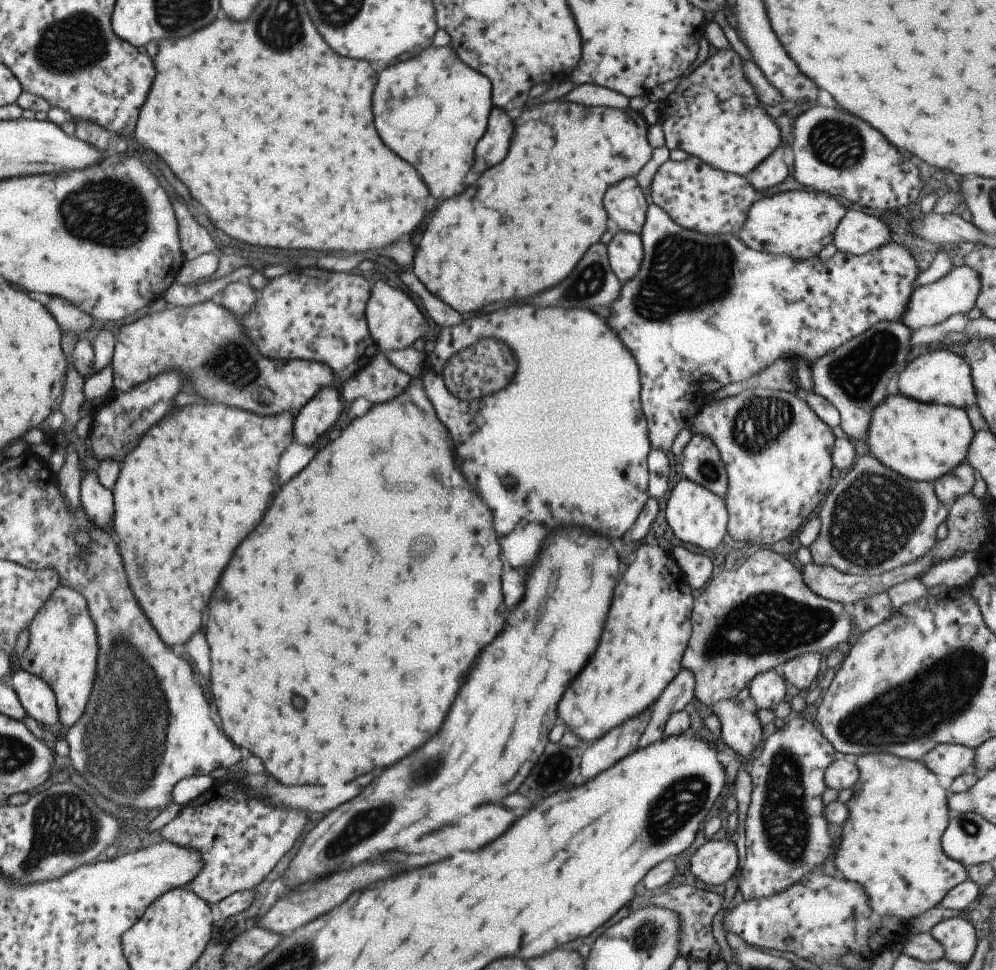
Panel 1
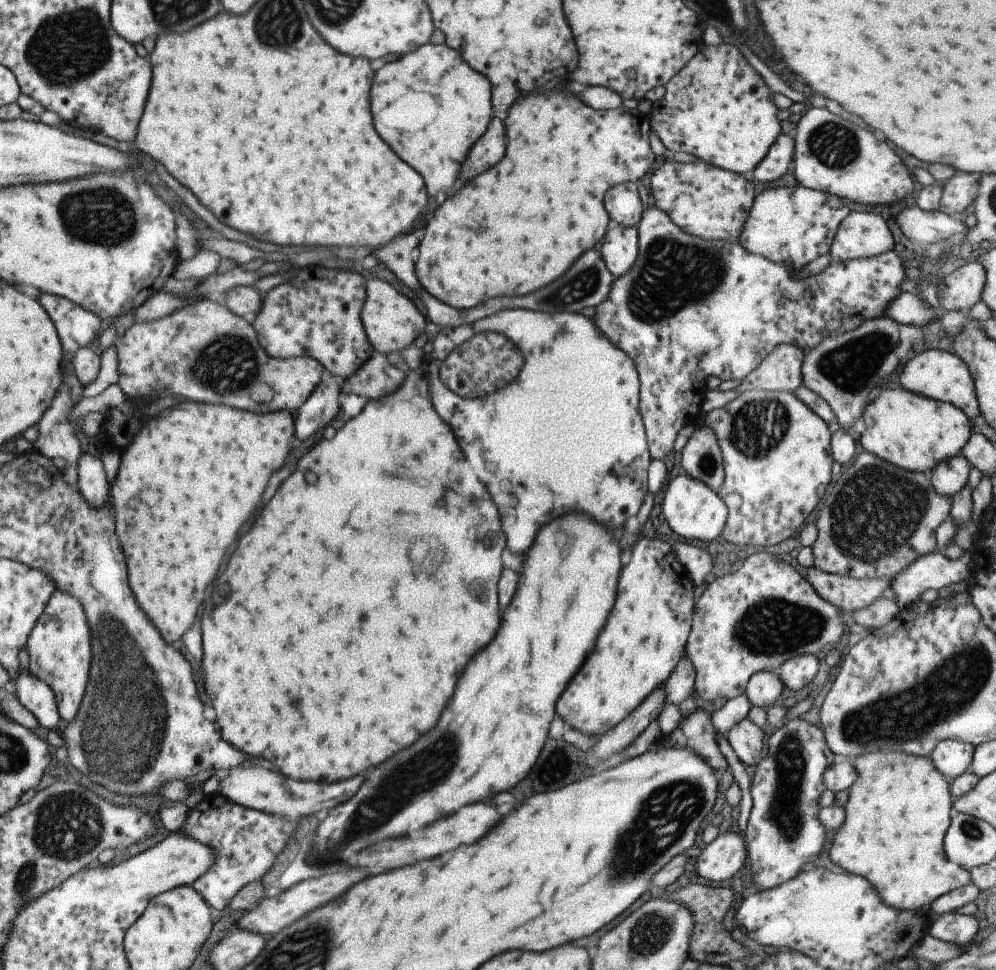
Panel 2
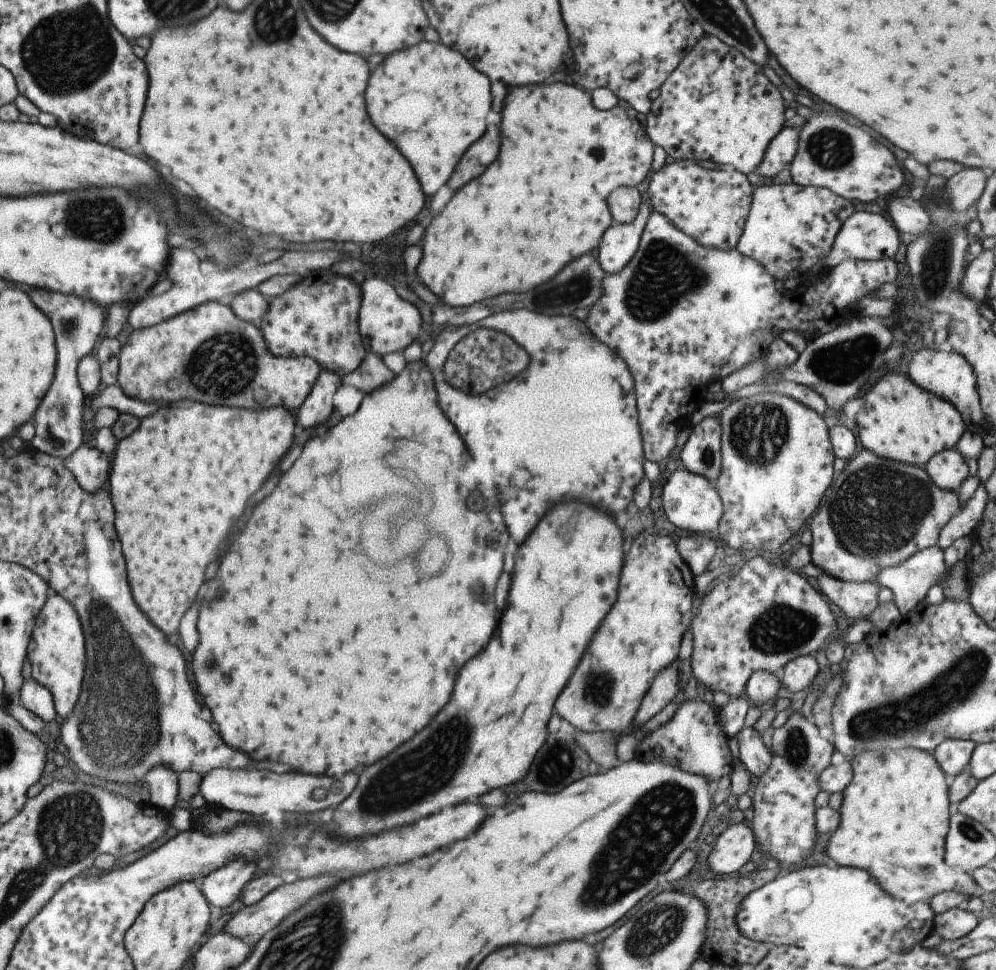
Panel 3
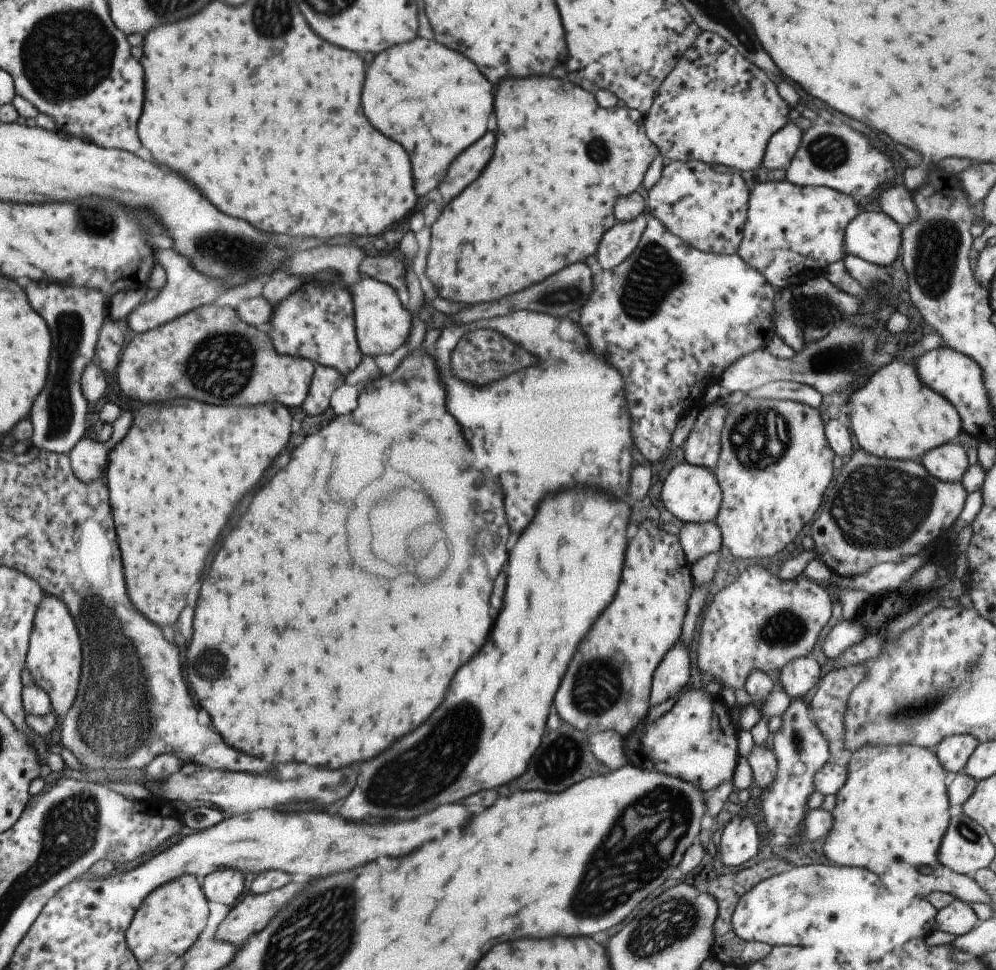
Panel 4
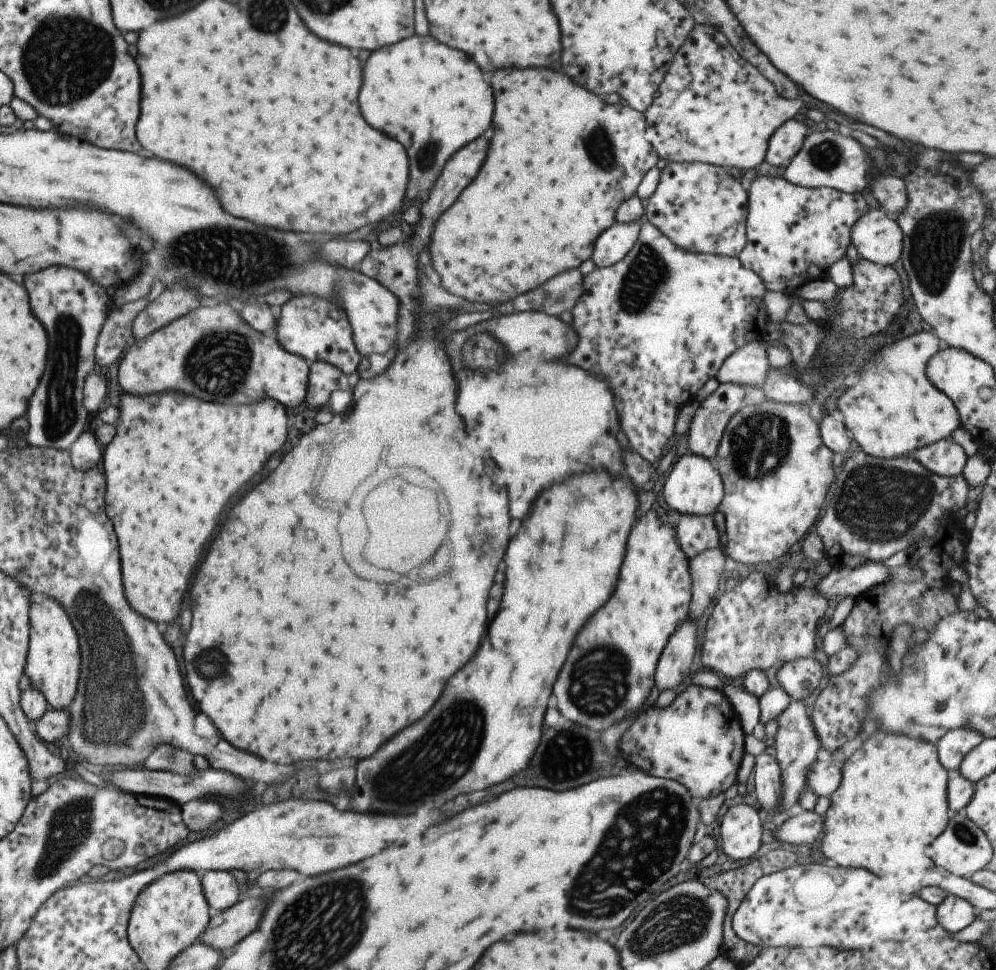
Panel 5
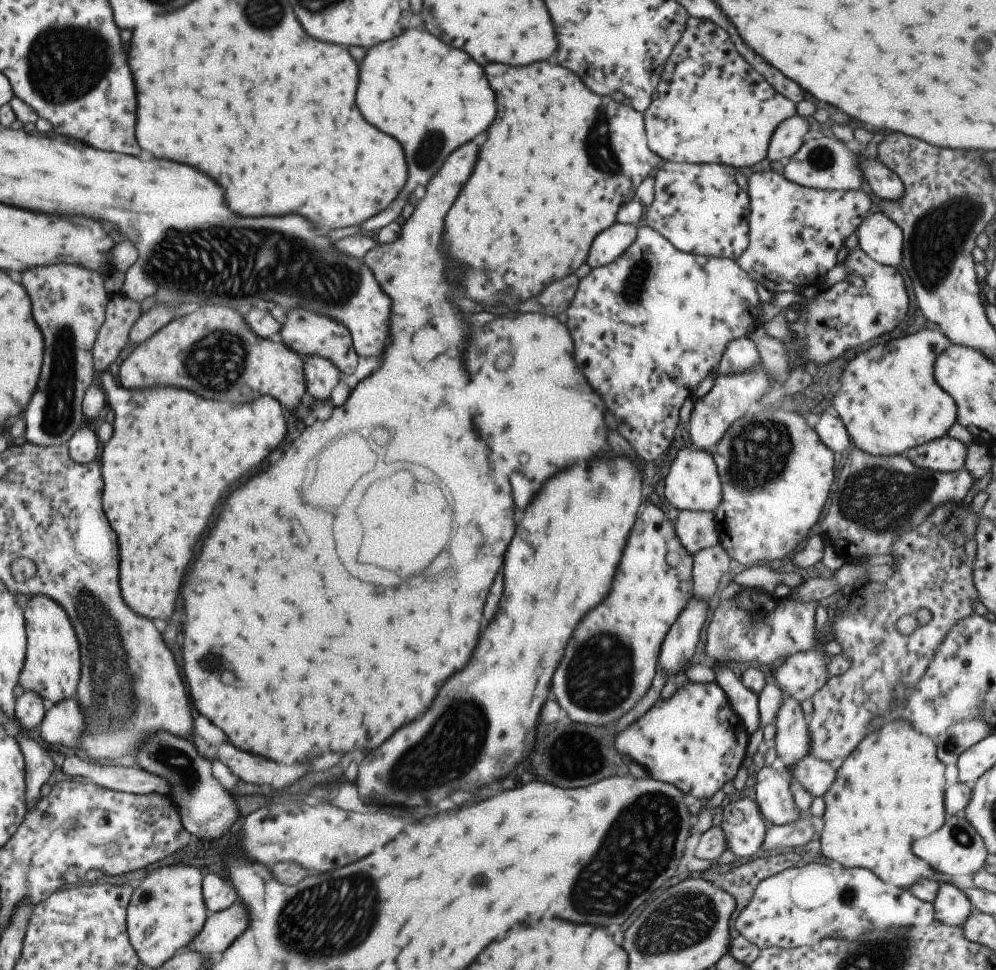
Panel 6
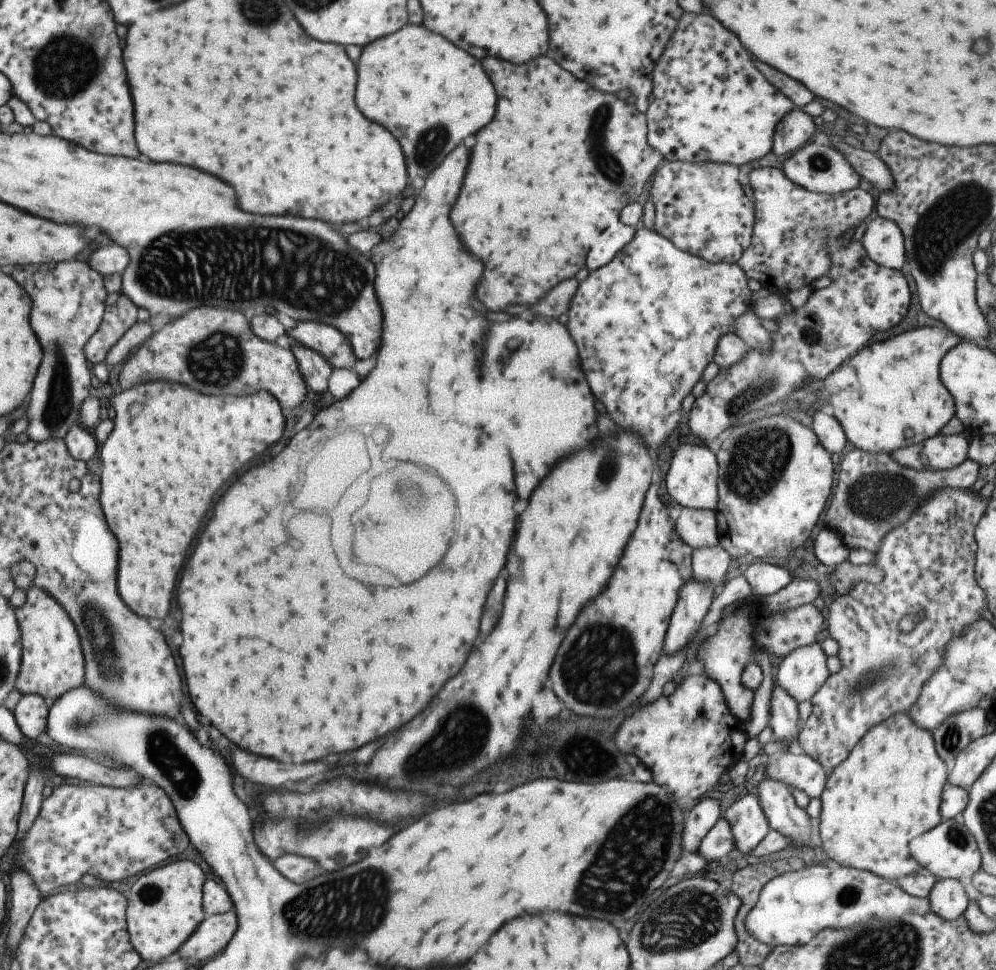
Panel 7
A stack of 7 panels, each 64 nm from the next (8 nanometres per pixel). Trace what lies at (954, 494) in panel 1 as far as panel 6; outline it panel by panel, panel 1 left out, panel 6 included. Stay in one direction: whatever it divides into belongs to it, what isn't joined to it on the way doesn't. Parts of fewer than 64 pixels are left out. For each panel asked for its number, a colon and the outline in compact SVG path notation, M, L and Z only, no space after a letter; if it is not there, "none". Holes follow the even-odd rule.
2: M957 454L955 458L947 458L945 462L939 462L935 470L929 474L933 490L939 496L947 496L951 500L953 494L967 484L969 468L969 462L961 454Z
3: M943 450L935 454L925 466L927 474L931 476L933 484L939 486L941 490L953 490L957 492L961 482L969 476L967 474L967 464L965 458L959 450Z
4: M957 440L943 446L935 446L933 450L925 452L925 456L921 456L919 462L931 476L935 476L945 484L959 482L965 470L969 468L965 458L965 448Z
5: M943 438L939 442L923 446L909 456L915 458L921 466L925 466L925 470L929 470L937 476L943 476L943 478L961 476L965 464L967 464L967 456L965 456L963 448L957 442L953 442L951 438Z
6: M941 436L935 438L933 442L907 450L903 456L909 458L909 462L913 462L917 468L947 474L965 466L967 448L959 440Z

